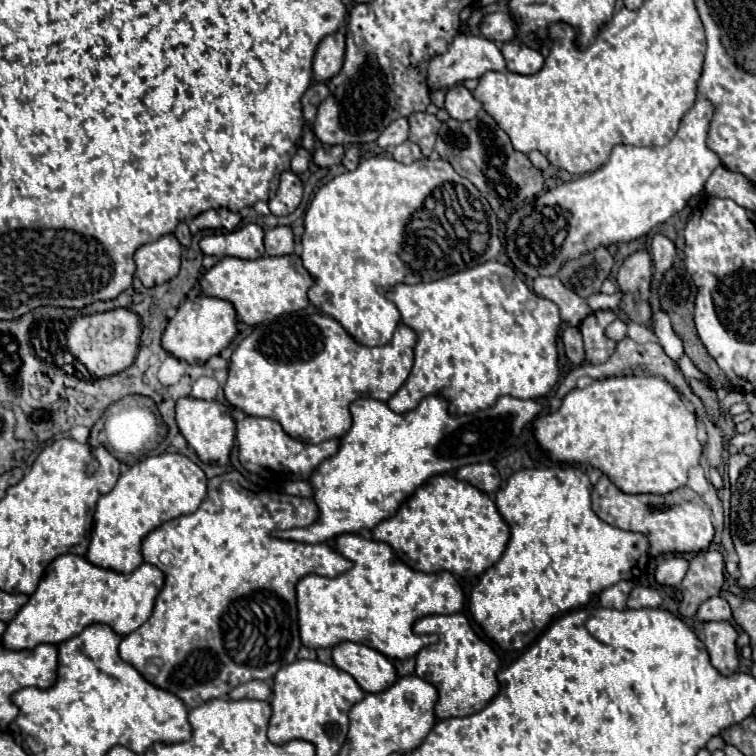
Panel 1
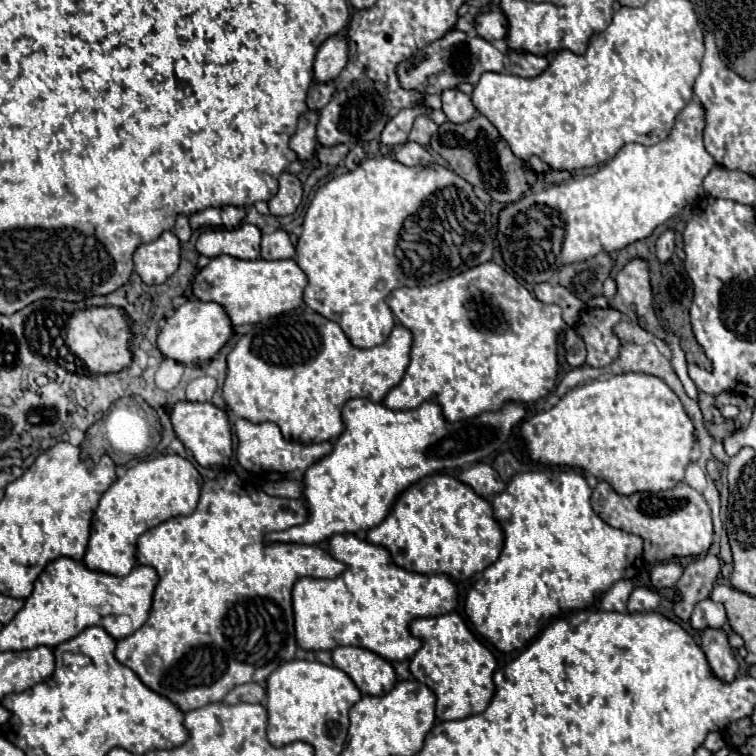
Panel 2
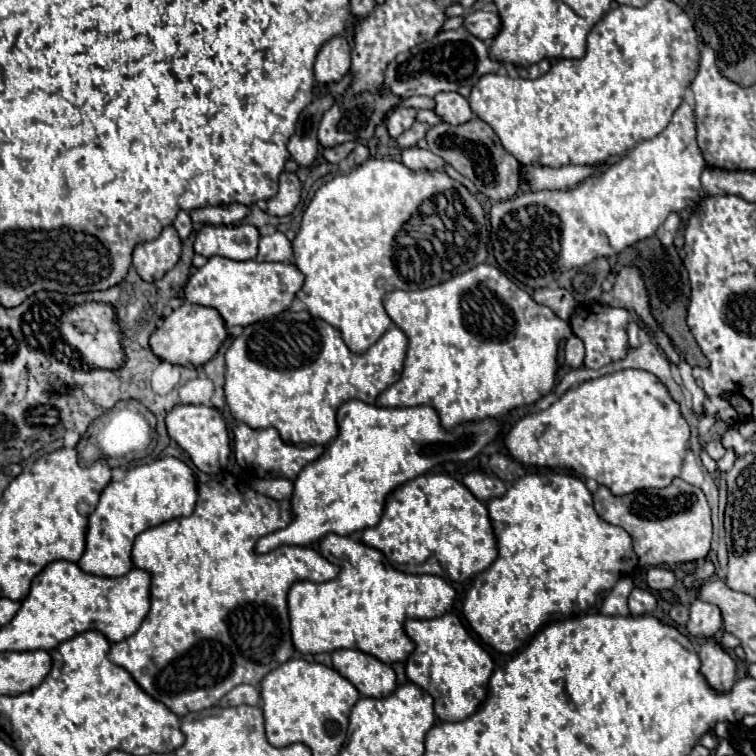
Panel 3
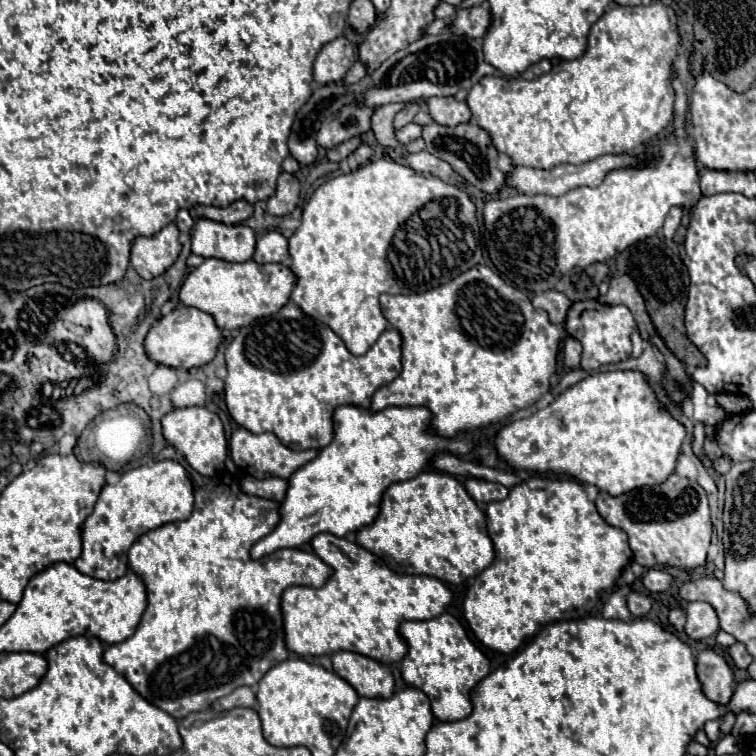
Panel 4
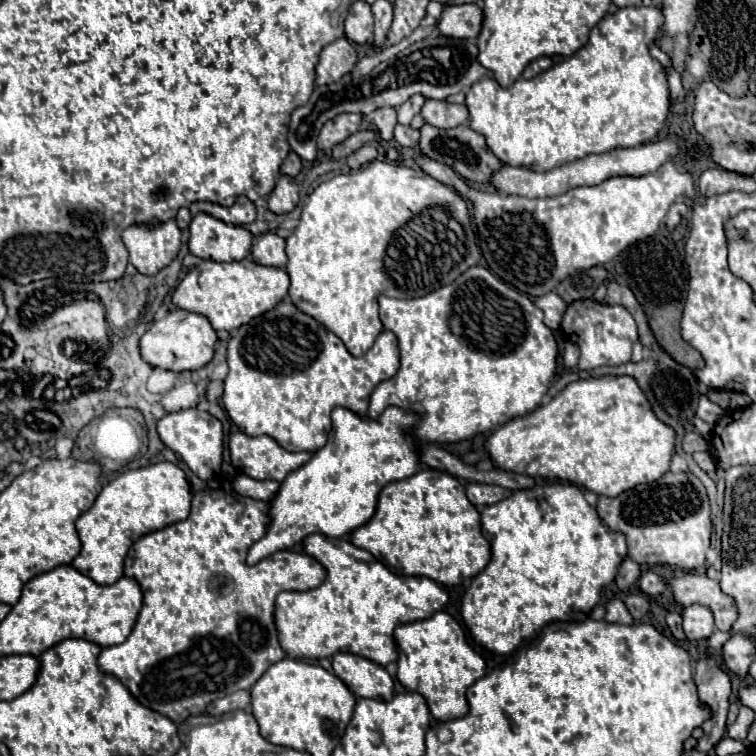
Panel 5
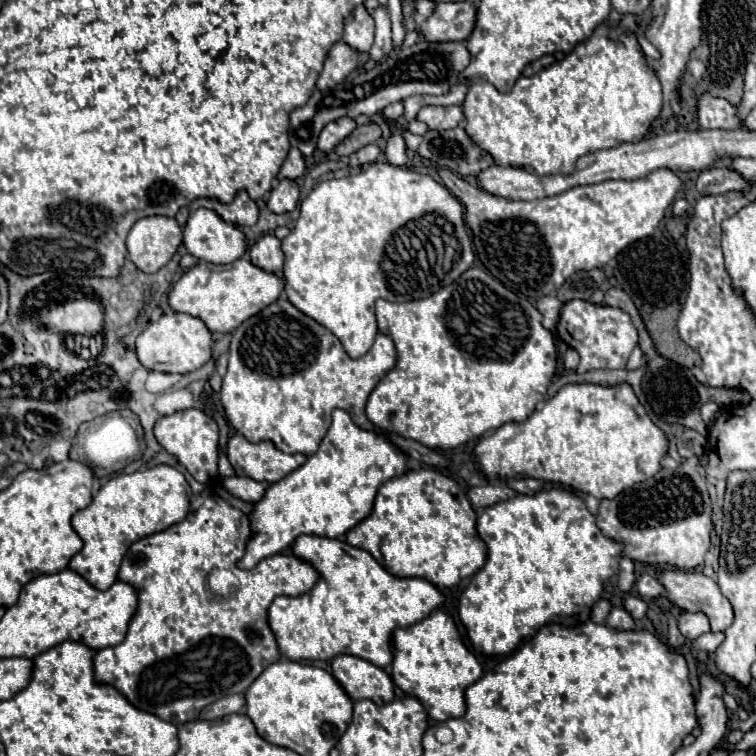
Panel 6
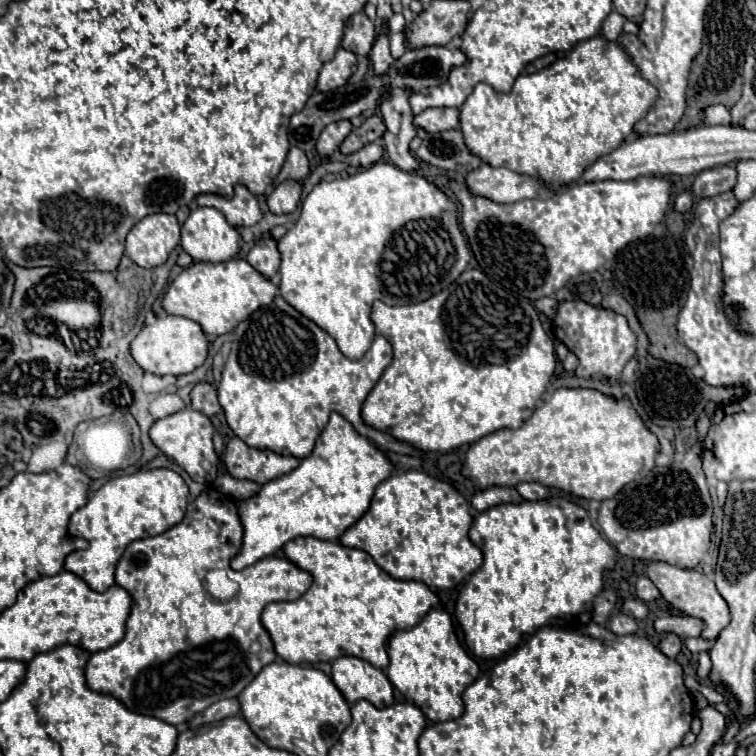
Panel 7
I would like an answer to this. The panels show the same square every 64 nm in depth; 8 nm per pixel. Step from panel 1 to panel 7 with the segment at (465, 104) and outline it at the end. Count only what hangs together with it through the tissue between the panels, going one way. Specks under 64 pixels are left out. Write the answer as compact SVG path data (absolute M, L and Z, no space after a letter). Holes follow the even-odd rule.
M426 108L418 116L414 116L414 126L424 128L426 132L442 132L450 128L458 128L460 112L456 108Z

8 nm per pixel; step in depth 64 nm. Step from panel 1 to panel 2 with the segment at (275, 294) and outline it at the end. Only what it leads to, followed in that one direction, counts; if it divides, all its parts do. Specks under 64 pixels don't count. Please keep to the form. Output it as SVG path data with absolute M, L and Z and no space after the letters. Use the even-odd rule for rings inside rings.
M216 256L194 278L194 296L206 302L218 302L226 308L232 324L256 324L304 304L306 274L294 258L288 260L240 260L232 256Z

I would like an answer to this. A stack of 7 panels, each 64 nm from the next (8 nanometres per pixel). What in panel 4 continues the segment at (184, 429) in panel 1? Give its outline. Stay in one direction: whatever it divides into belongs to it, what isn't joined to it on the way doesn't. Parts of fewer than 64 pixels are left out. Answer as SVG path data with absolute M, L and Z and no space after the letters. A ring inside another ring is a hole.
M204 406L174 408L172 412L168 412L168 416L164 416L162 428L164 428L166 440L178 452L182 452L186 456L188 464L196 472L200 472L202 476L214 476L218 470L224 468L224 462L226 462L226 456L228 456L228 442L226 442L224 426L222 426L222 420L218 418L218 414L210 412Z

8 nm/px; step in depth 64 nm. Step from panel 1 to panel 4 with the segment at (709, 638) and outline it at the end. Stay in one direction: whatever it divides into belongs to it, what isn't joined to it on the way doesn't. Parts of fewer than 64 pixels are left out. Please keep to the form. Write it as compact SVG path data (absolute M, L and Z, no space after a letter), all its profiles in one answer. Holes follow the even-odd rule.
M704 648L698 654L698 680L704 694L720 704L726 704L734 692L734 674L730 662L712 648Z

